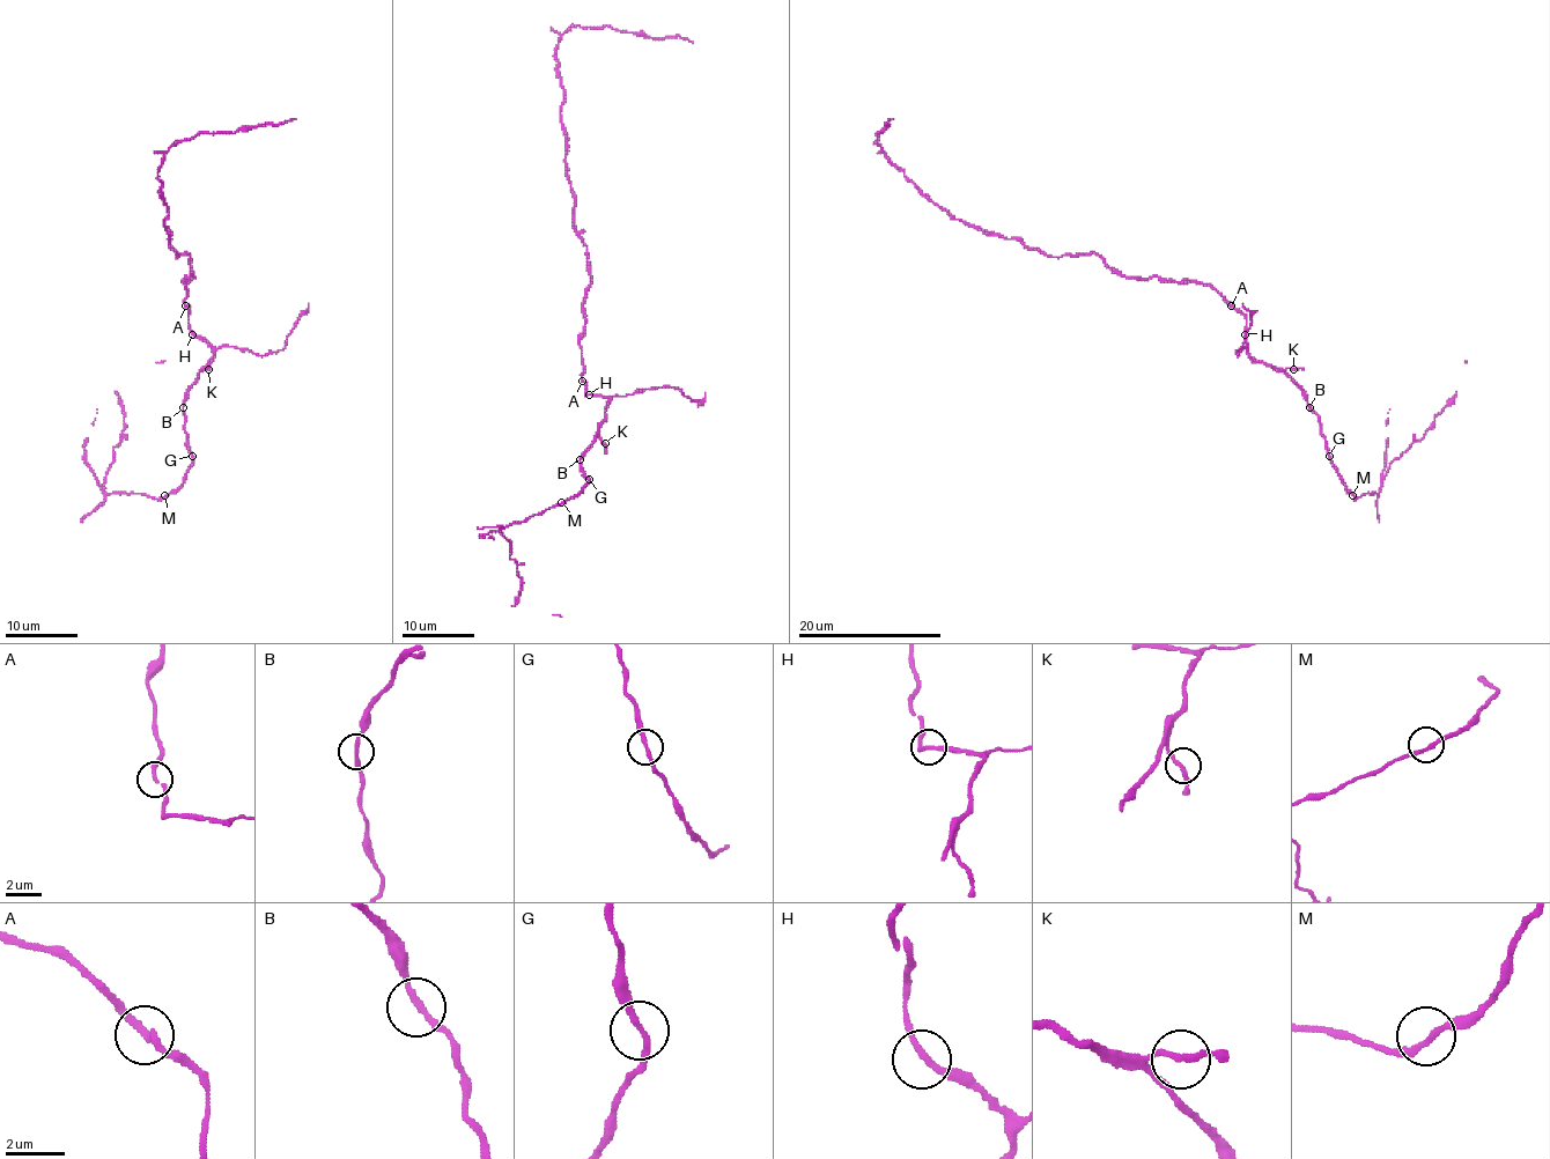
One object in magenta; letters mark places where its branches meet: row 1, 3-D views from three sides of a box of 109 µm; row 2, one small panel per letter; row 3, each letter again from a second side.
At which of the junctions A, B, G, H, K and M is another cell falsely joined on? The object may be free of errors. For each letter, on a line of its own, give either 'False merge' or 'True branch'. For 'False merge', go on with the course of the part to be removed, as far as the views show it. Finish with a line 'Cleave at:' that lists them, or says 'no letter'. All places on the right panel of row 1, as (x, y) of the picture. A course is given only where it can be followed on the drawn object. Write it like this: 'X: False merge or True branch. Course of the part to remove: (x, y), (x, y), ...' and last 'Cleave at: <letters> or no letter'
A: True branch
B: True branch
G: True branch
H: True branch
K: True branch
M: True branch
Cleave at: no letter

